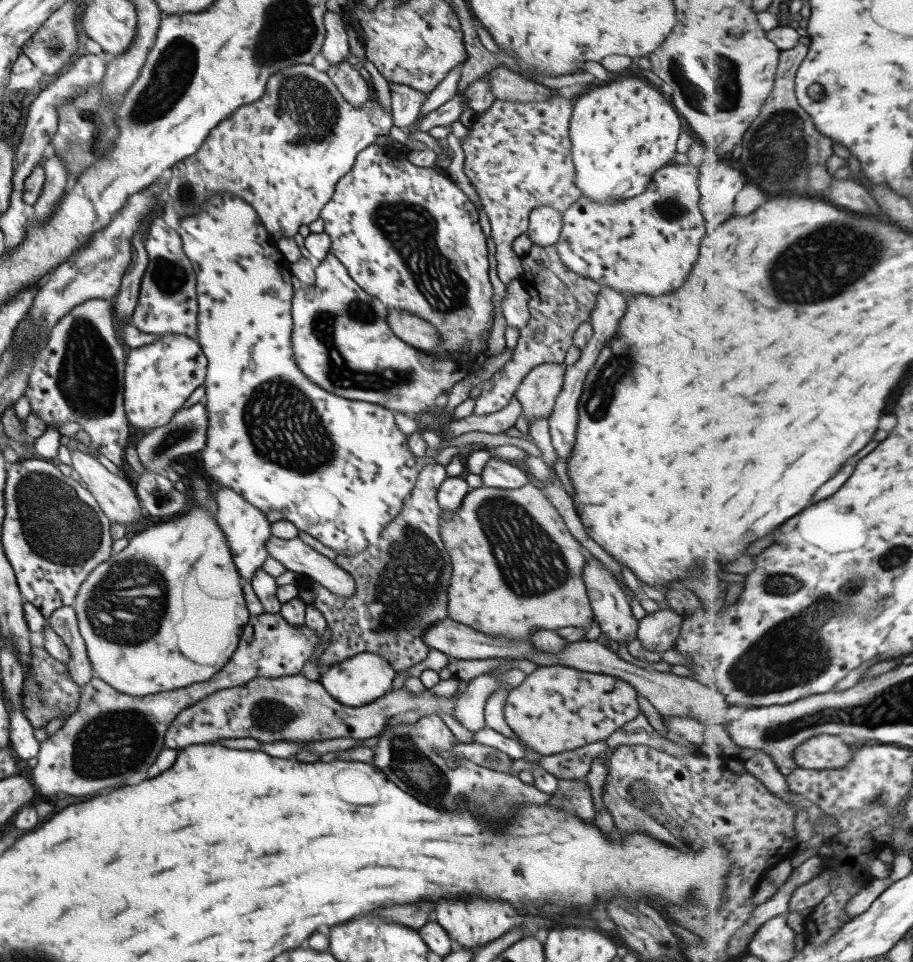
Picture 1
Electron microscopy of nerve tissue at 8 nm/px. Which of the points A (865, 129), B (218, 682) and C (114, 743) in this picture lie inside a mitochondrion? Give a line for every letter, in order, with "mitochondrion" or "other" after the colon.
A: other
B: other
C: mitochondrion

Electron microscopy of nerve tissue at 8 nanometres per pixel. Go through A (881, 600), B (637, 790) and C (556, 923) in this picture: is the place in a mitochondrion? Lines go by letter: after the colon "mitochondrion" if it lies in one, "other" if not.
A: mitochondrion
B: mitochondrion
C: other

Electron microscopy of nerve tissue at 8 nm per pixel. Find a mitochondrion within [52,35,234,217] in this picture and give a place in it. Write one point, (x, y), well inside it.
(88, 117)

